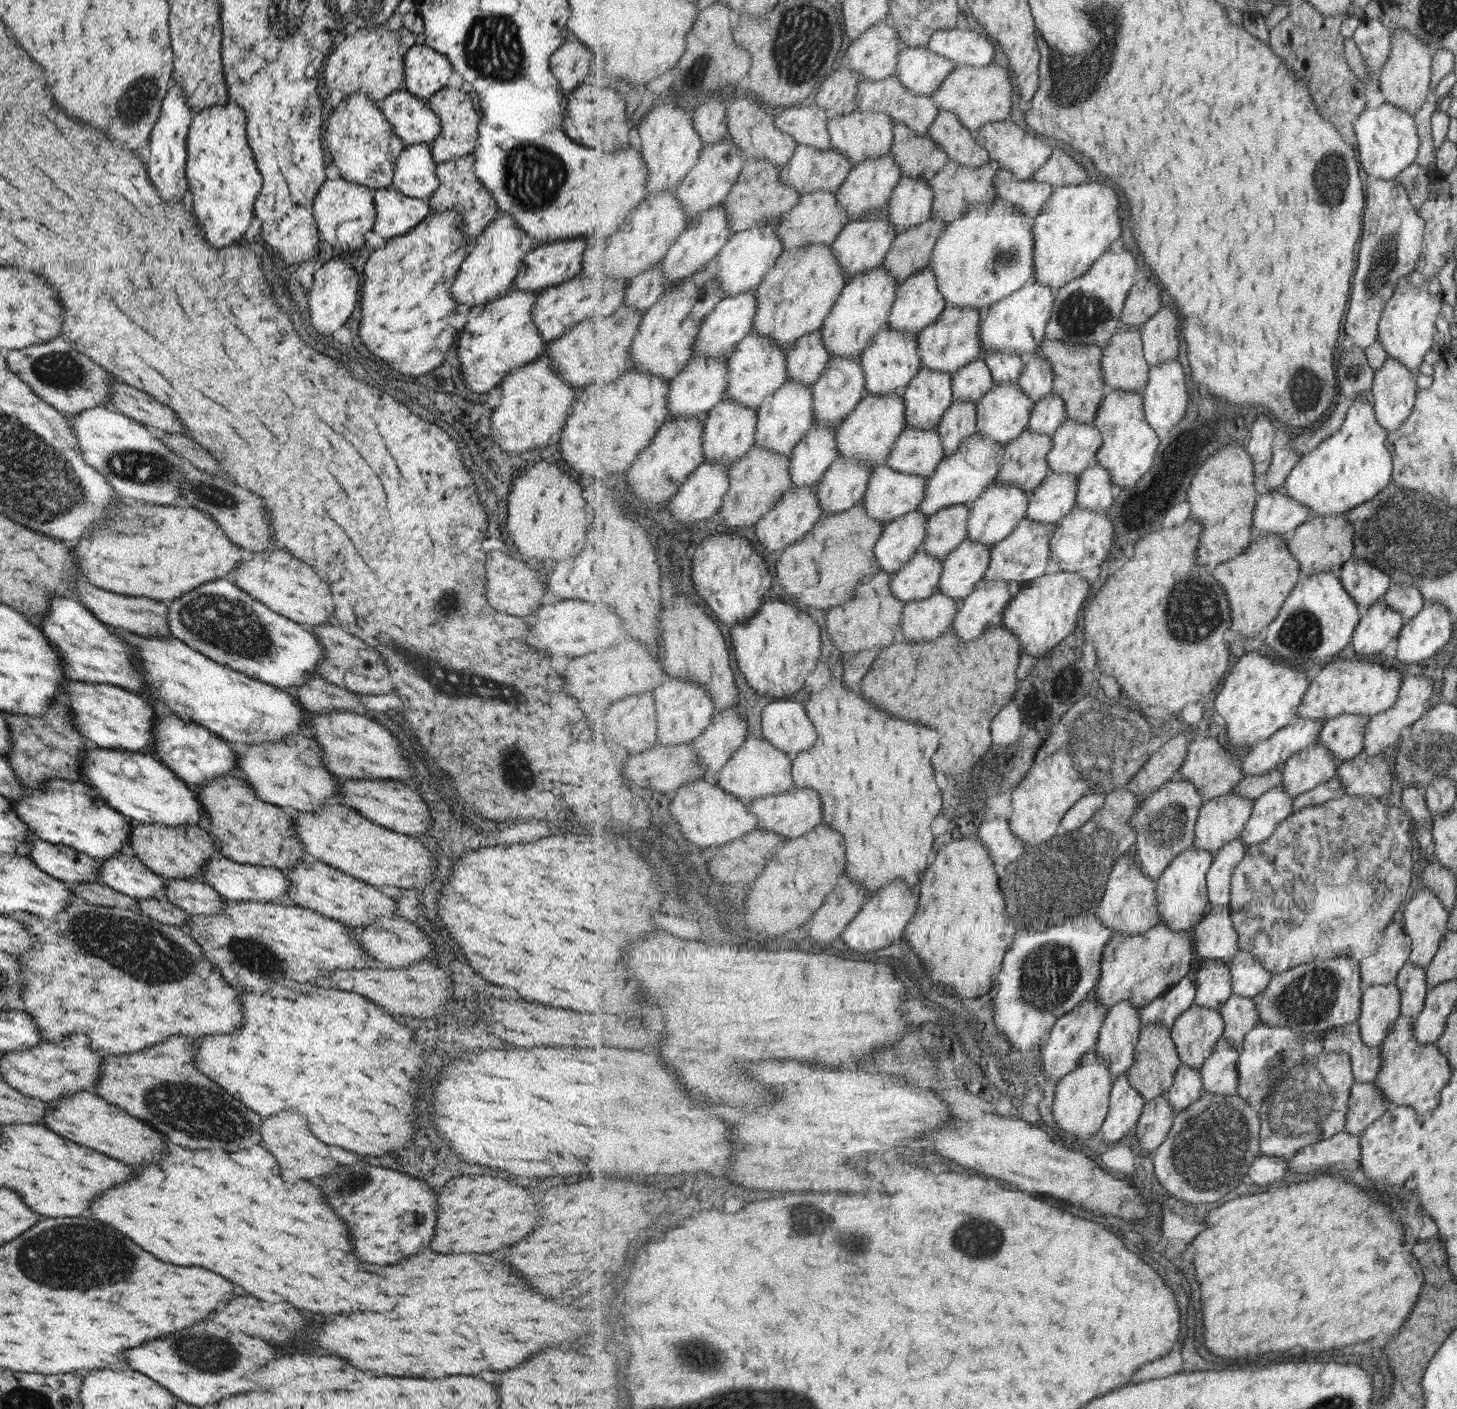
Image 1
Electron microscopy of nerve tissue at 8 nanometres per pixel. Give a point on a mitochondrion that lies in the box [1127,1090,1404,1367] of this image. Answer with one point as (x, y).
(1212, 1148)

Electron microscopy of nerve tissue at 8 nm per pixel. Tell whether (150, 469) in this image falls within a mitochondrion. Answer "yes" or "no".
yes

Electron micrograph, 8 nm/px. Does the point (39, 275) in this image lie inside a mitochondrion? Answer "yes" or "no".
no

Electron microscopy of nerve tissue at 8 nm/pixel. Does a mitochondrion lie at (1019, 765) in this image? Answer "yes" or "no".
no

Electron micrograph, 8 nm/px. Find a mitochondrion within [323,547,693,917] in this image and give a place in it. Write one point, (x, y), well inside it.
(407, 655)

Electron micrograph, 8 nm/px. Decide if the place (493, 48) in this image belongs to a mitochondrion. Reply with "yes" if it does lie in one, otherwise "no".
yes

